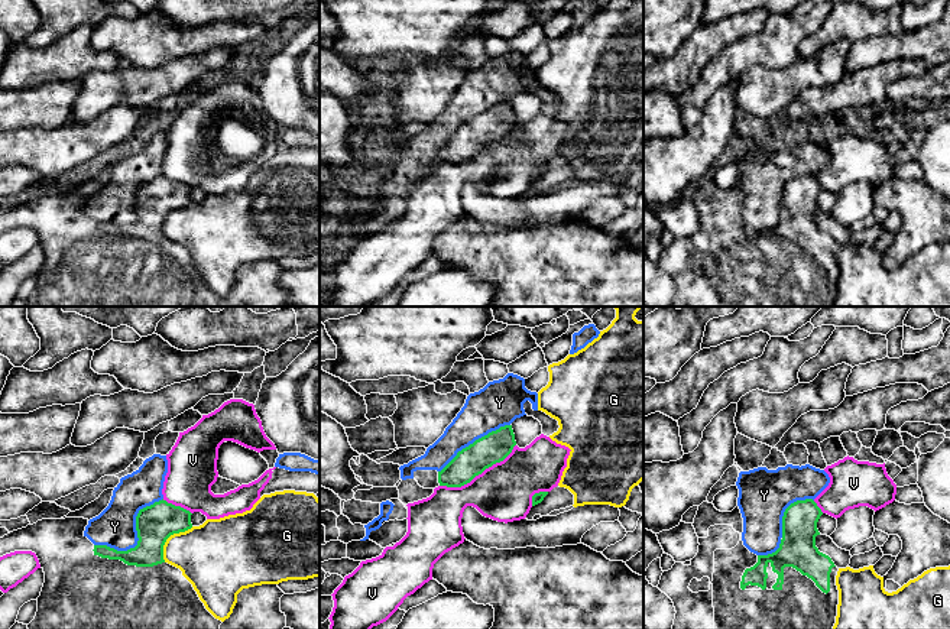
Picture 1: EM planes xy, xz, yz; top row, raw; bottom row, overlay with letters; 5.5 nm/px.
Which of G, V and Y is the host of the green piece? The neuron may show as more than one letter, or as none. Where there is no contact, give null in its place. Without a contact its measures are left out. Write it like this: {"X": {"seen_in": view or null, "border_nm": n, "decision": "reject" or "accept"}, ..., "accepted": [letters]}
{"G": {"seen_in": "xy", "border_nm": 260, "decision": "reject"}, "V": {"seen_in": "xz", "border_nm": 480, "decision": "reject"}, "Y": {"seen_in": "xy", "border_nm": 460, "decision": "reject"}, "accepted": []}

